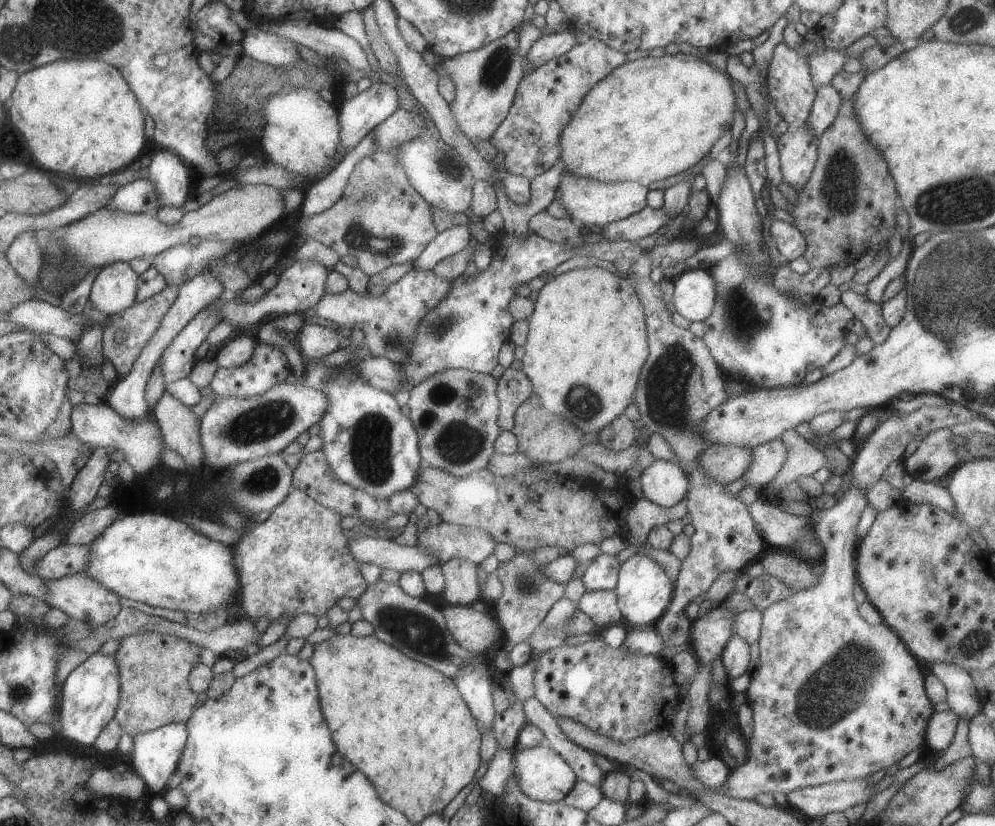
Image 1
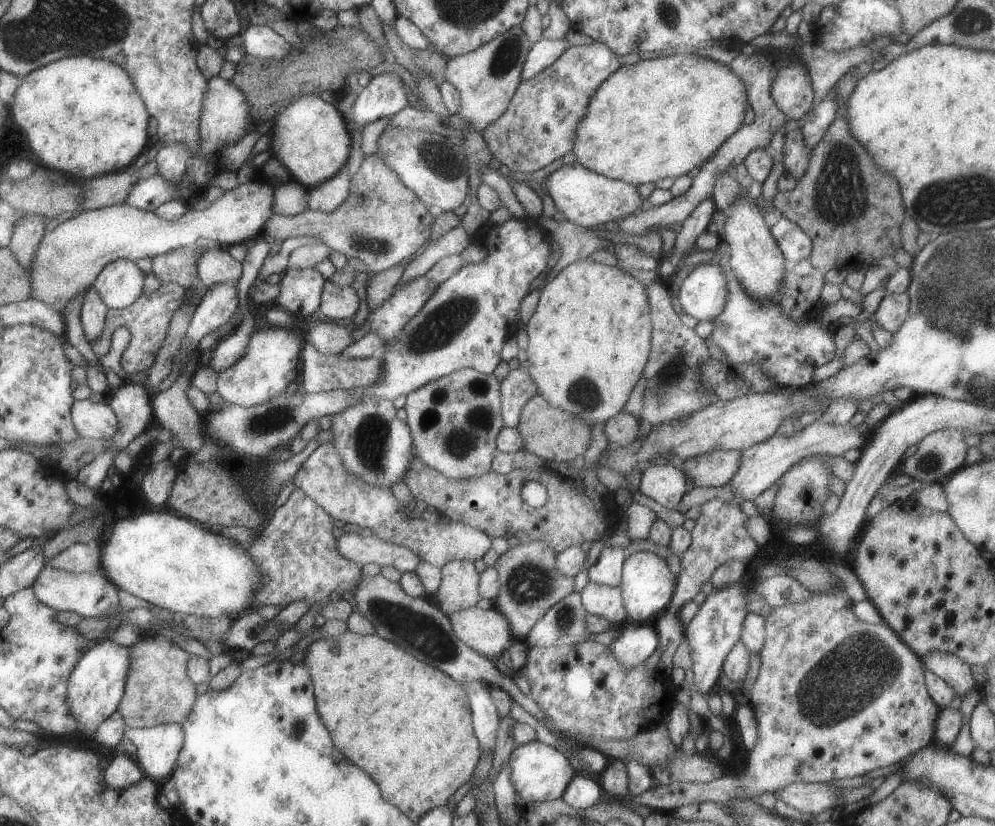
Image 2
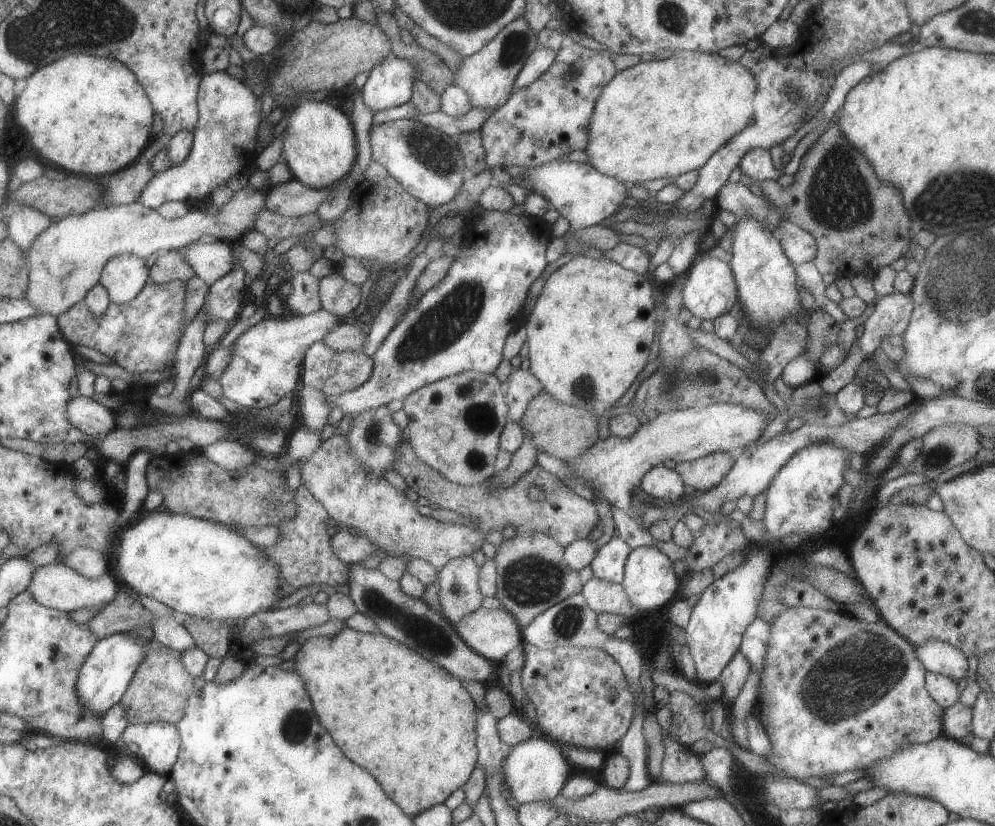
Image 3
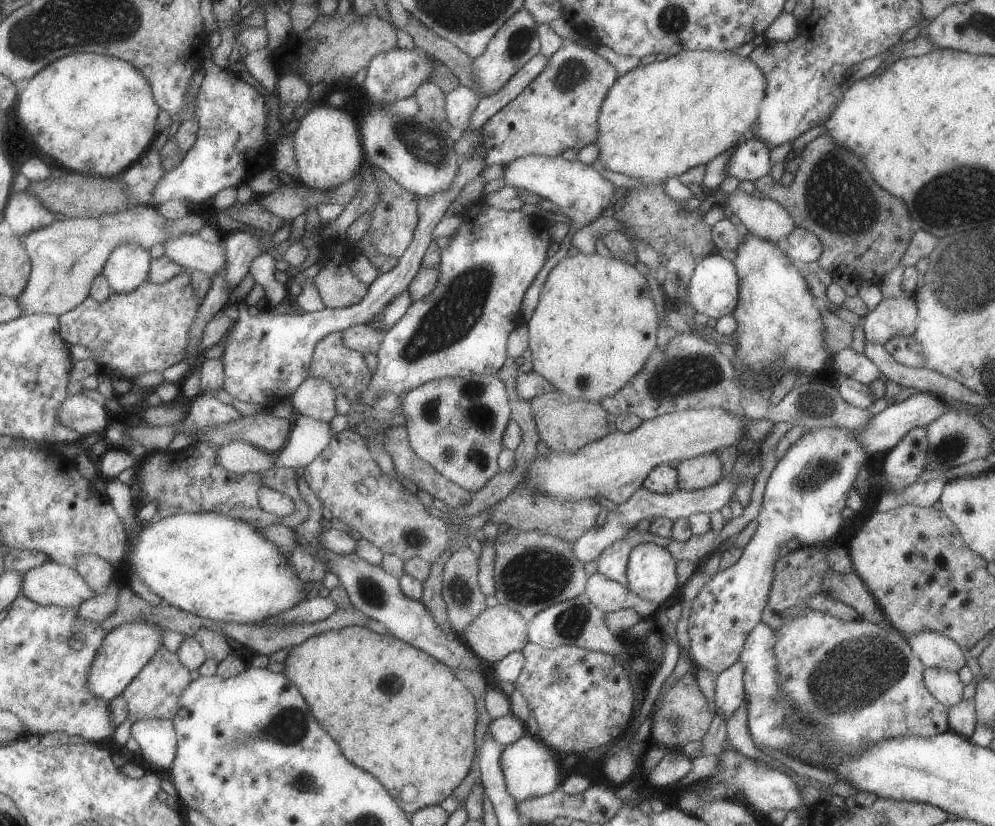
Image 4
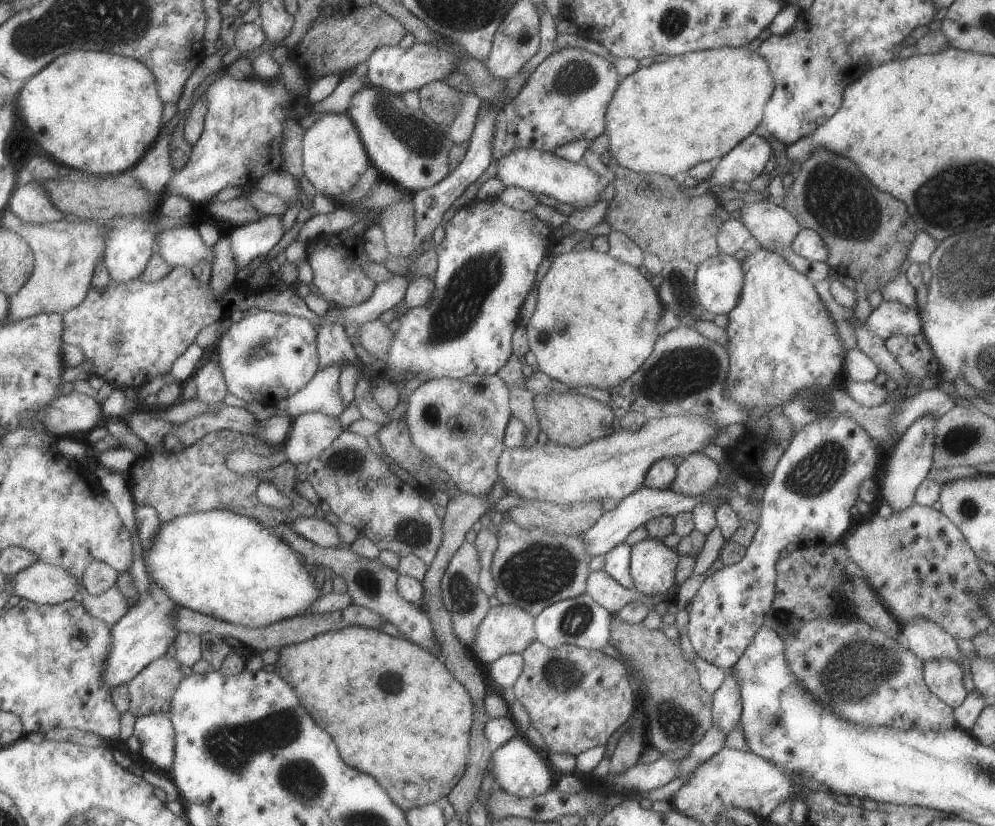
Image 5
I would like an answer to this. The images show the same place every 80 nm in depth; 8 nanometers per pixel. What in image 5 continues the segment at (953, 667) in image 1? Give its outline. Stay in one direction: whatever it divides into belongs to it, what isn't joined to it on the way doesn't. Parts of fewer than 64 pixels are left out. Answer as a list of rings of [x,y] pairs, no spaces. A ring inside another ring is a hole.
[[[929,619],[910,620],[901,626],[900,632],[907,648],[921,661],[944,658],[960,663],[963,658],[955,639]]]

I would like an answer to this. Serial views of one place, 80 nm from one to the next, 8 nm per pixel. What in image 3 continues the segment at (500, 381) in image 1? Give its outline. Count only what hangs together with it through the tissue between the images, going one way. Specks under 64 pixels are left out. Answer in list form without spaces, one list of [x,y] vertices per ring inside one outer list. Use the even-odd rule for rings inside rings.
[[[520,368],[513,369],[508,378],[503,387],[505,404],[508,406],[508,418],[519,423],[529,400],[545,390],[533,374]]]

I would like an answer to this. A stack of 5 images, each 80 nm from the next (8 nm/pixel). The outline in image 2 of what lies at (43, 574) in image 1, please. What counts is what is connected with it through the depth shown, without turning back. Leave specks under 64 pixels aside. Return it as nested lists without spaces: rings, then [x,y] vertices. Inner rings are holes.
[[[98,542],[75,543],[50,558],[45,567],[66,570],[72,573],[90,573],[100,570],[101,551]]]

